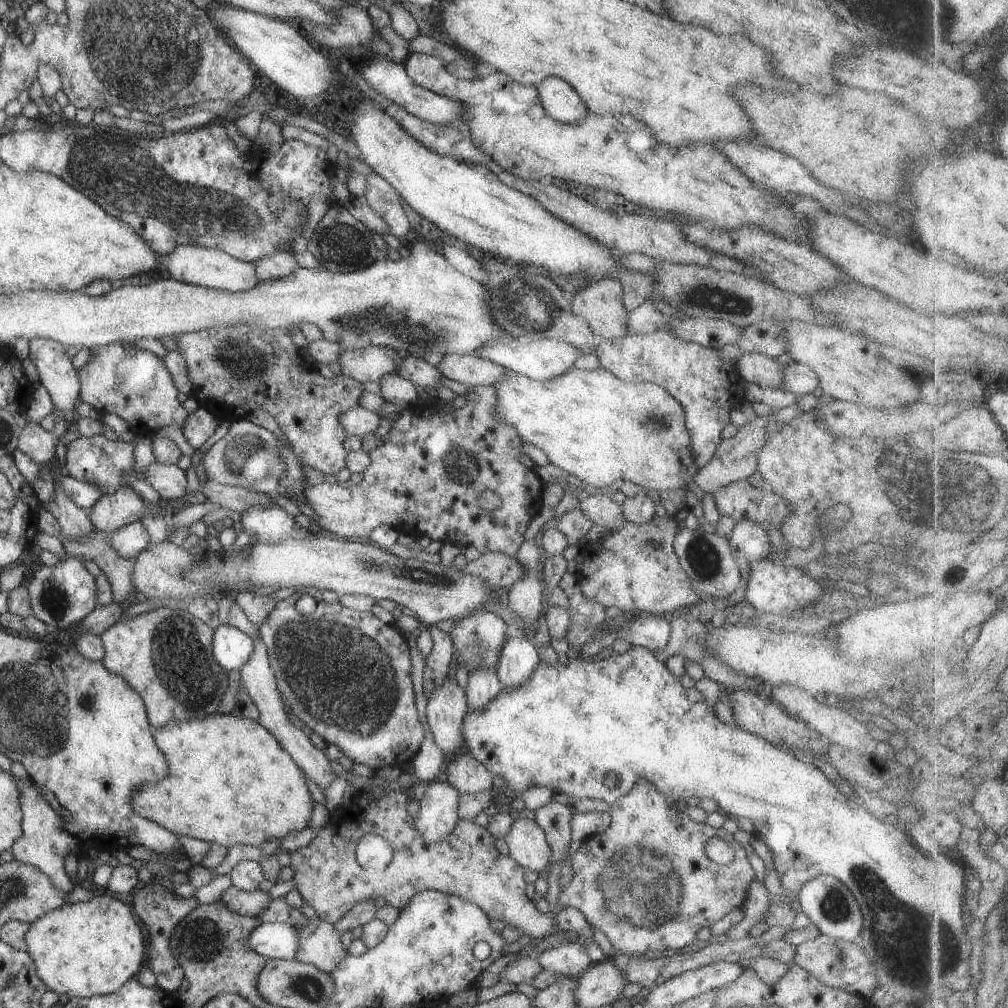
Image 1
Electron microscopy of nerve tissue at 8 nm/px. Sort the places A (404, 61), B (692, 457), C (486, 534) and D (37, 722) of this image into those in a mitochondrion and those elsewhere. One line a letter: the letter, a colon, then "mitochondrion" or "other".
A: other
B: other
C: other
D: mitochondrion

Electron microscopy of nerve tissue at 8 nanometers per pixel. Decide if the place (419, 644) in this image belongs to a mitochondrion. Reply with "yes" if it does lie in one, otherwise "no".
no

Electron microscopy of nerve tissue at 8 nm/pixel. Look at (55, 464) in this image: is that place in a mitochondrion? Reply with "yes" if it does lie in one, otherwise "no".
no

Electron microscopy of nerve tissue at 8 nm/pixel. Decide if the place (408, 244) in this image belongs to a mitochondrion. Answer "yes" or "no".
no

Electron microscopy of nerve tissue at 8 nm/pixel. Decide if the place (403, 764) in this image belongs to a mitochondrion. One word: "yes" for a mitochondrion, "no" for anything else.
no

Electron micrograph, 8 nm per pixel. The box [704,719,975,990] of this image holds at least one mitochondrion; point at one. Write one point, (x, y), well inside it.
(902, 935)

